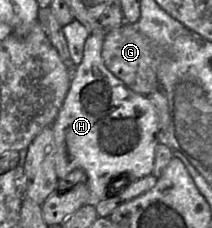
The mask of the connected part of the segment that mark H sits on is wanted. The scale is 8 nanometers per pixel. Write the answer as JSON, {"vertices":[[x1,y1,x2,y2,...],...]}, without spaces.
{"vertices":[[97,30,90,33,84,44,83,58,72,72,70,89,52,124,55,143,55,172,59,180,74,169,82,169,91,194,91,202,107,198,113,191,131,181,149,176,154,166,155,148,159,143,159,119,155,106,147,96,129,89,105,66,102,58,103,36]]}

